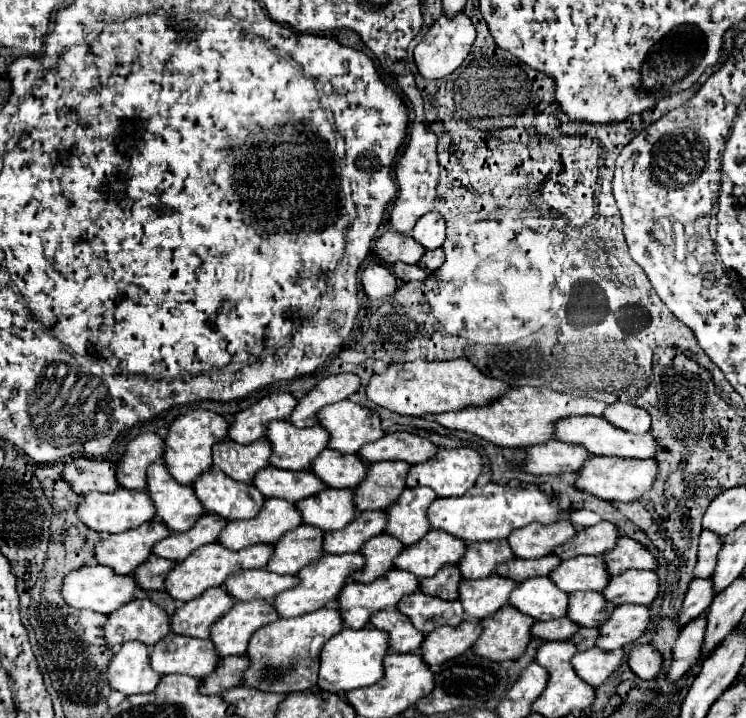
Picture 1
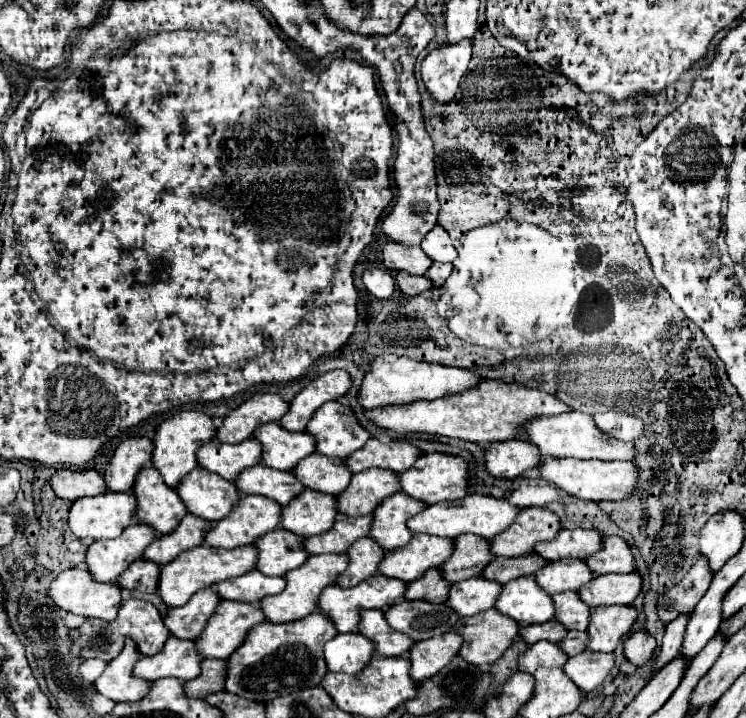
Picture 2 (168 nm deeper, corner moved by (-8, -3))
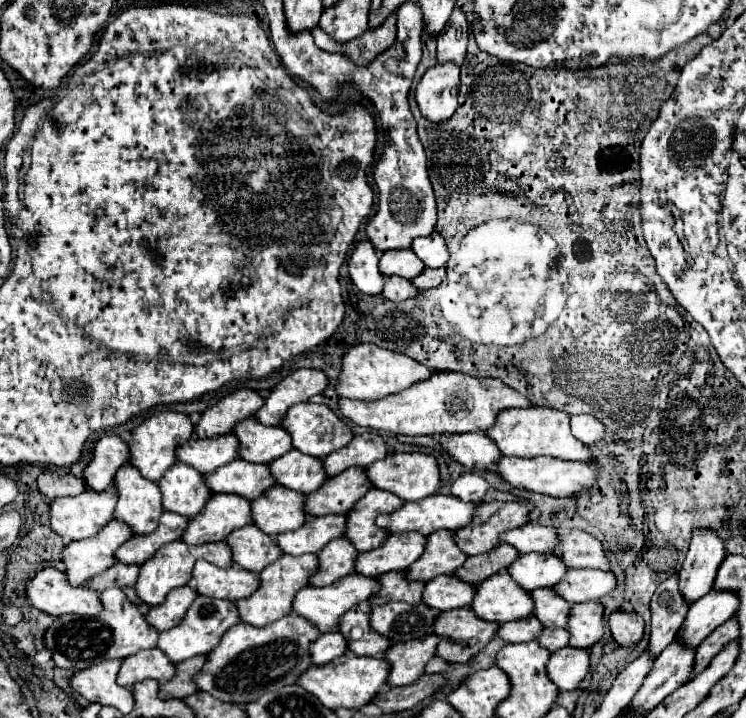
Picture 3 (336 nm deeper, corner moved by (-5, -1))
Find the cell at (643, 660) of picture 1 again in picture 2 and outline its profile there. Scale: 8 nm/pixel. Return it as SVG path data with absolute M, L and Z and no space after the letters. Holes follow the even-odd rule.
M634 631L624 637L624 655L636 667L650 661L654 655L654 649L656 649L656 639L648 631Z

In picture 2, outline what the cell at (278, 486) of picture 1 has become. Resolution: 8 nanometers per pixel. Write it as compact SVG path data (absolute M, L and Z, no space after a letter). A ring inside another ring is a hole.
M258 463L252 465L252 469L244 469L236 479L234 485L240 493L246 495L262 495L278 505L288 505L288 501L300 491L304 491L304 485L290 473L290 471L276 471L268 469L266 465Z

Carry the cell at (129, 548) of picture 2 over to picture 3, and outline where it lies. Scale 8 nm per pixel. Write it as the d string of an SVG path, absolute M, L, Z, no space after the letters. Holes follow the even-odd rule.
M111 521L95 537L83 541L71 541L63 551L63 563L67 579L73 587L83 587L89 579L109 569L117 559L115 551L127 539L133 537L129 525L121 521Z

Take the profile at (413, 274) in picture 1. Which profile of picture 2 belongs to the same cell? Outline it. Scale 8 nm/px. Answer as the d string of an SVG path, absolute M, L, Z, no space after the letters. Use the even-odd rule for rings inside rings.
M398 273L396 287L402 291L402 295L414 297L414 295L420 295L422 291L428 291L432 287L432 281L426 277L412 277L408 273Z

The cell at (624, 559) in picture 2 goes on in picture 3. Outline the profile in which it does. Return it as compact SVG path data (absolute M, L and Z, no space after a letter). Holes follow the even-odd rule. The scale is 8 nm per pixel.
M575 529L563 533L559 539L561 543L553 553L559 555L567 567L609 571L609 557L603 549L603 543L597 537Z

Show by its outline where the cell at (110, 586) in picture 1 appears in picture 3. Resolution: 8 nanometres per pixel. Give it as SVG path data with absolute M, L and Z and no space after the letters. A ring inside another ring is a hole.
M49 567L39 571L27 583L27 597L33 607L49 615L99 615L101 597L89 587L73 587L65 579L65 573Z

